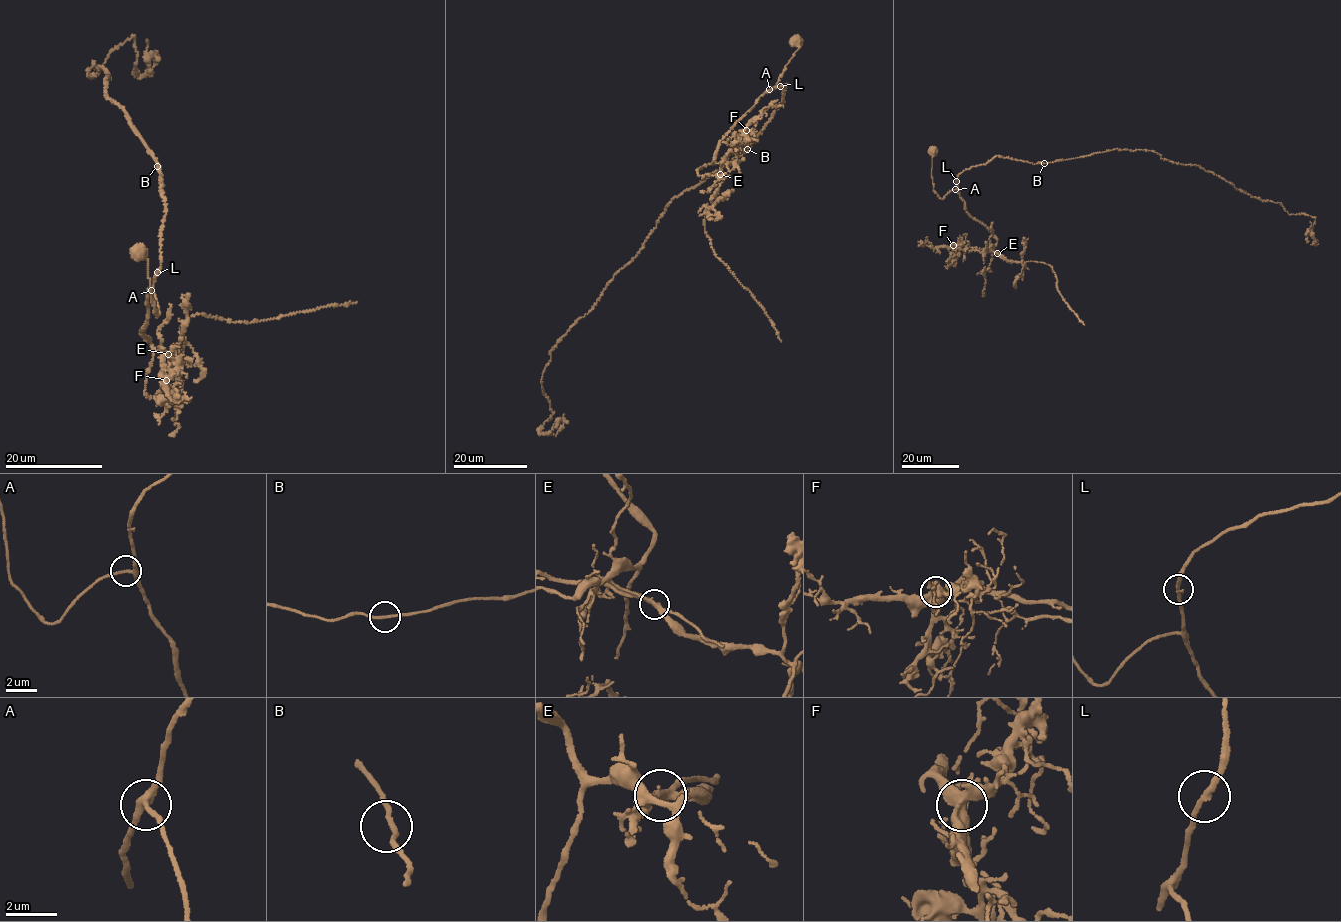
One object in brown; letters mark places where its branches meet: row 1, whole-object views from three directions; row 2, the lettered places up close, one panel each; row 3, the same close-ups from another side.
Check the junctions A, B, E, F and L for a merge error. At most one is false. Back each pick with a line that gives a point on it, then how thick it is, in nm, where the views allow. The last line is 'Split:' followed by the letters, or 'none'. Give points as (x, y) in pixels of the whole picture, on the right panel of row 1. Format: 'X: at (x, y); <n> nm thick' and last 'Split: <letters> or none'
E: at (997, 253); 360 nm thick
Split: E

